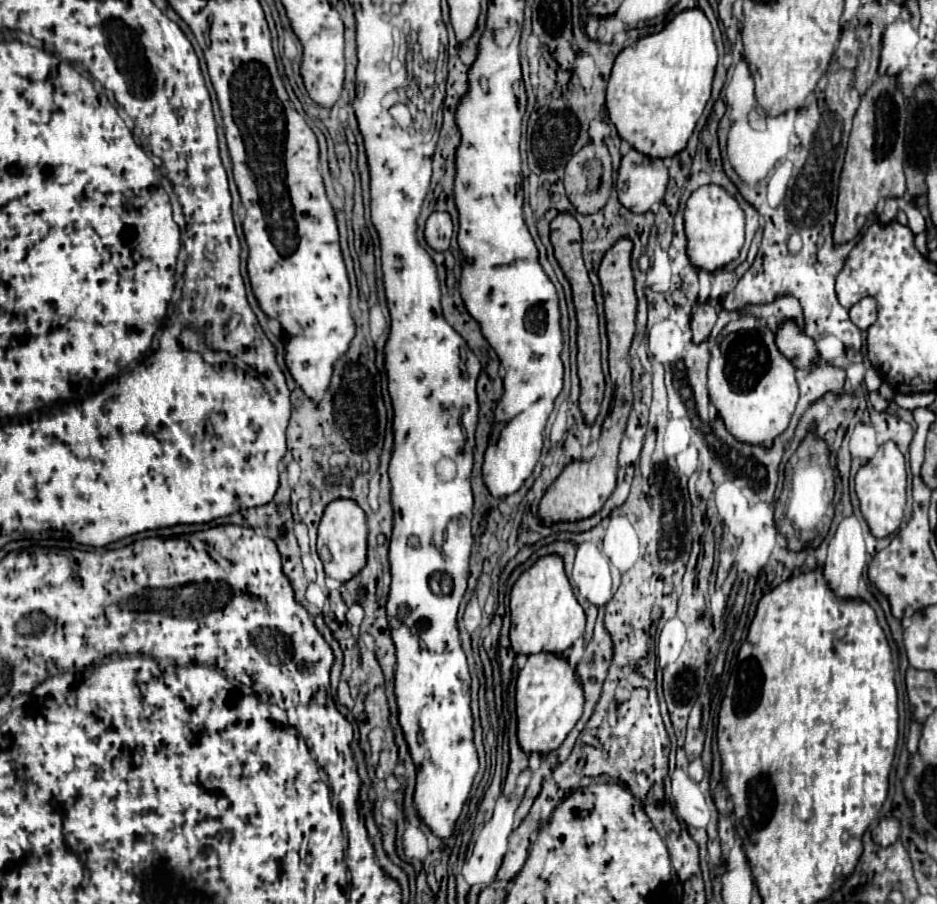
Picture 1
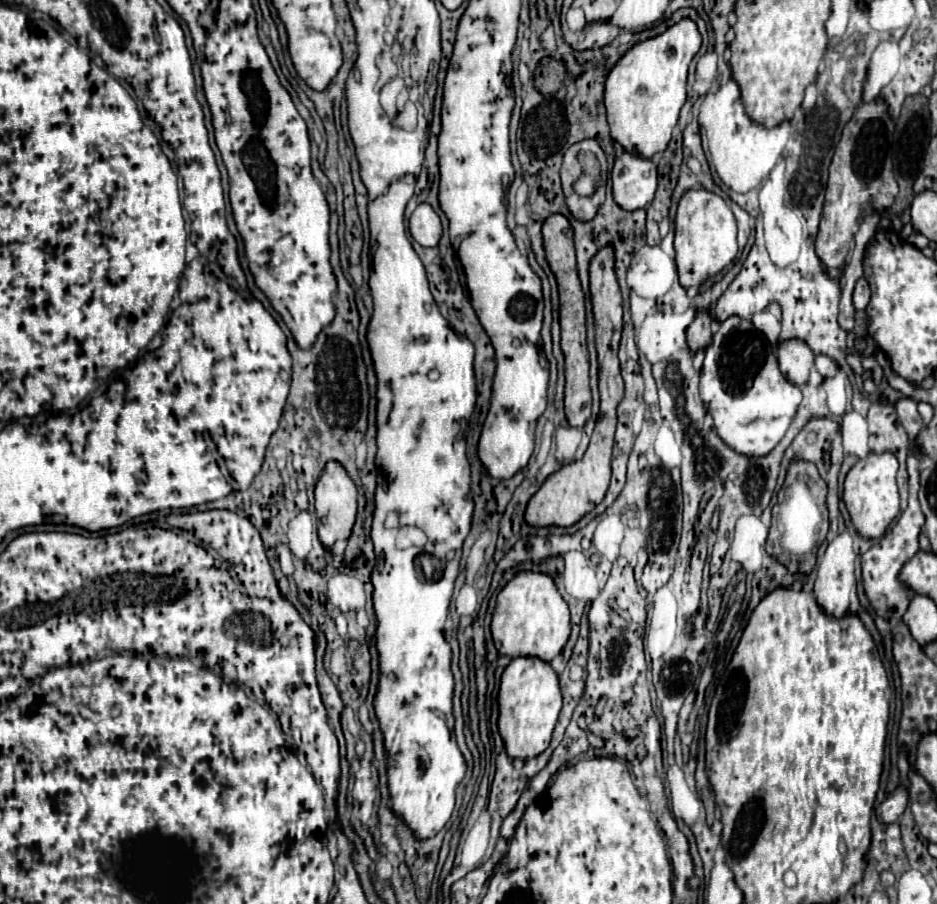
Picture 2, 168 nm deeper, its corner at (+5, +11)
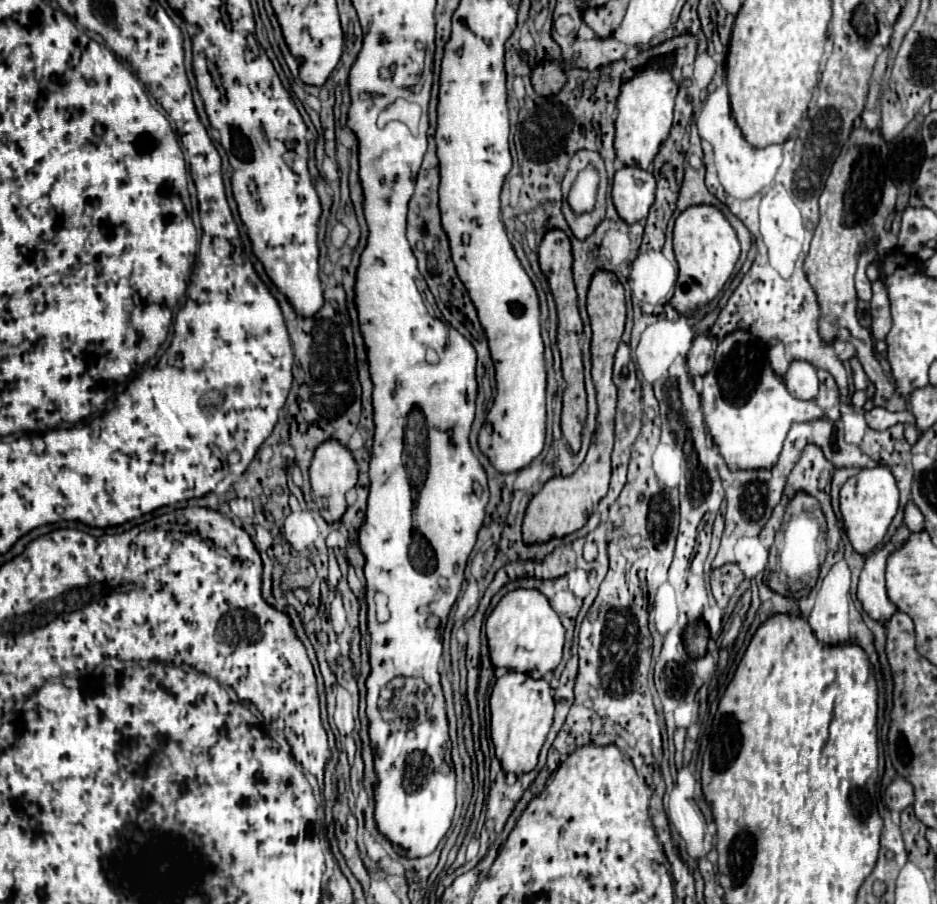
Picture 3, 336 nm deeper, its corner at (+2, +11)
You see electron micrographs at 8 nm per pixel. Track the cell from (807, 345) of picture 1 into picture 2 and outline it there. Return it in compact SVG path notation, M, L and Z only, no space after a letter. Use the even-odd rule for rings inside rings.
M785 340L785 342L779 342L777 346L779 368L783 376L787 376L787 380L791 380L791 384L795 386L807 384L809 370L813 366L813 358L815 354L801 340Z

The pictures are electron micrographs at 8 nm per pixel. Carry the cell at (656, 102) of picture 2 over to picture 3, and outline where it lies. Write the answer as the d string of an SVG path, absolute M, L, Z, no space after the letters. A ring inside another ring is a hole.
M668 56L650 58L644 66L636 68L634 76L620 86L620 96L616 100L616 156L622 164L634 164L648 168L656 158L662 142L670 136L674 102L678 94L678 84L672 78L672 64Z

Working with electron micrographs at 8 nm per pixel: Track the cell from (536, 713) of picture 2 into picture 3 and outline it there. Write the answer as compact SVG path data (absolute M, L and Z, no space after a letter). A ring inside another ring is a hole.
M510 670L496 680L490 702L490 728L496 756L504 772L514 772L520 776L536 766L538 754L554 720L554 706L554 690L544 678L532 678L530 674Z

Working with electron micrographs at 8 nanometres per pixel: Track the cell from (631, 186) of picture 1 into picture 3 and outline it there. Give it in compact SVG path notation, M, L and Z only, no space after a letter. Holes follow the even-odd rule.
M624 166L614 174L612 200L618 214L628 224L640 222L648 216L648 210L654 204L654 192L656 180L648 170L638 166Z

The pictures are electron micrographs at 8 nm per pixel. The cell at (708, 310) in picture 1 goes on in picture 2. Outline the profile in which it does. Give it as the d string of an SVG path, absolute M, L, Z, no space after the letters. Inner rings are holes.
M699 312L693 320L693 324L687 328L687 346L689 350L695 354L699 350L705 350L707 346L711 346L711 318L709 318L709 312Z

